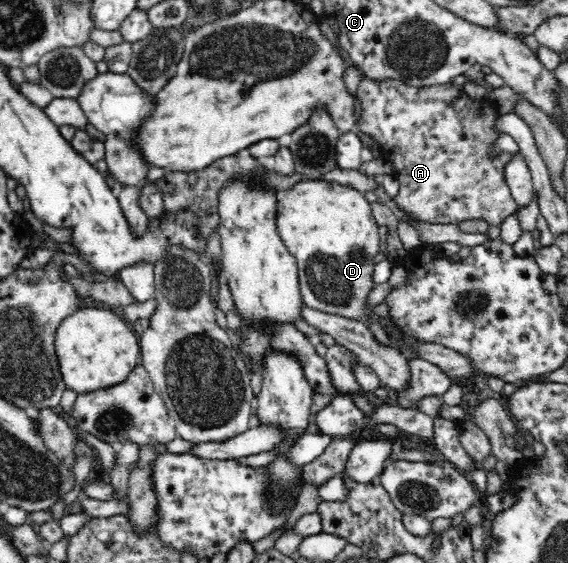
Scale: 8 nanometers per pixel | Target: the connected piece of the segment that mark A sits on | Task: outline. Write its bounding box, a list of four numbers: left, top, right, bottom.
[358,78,518,227]

